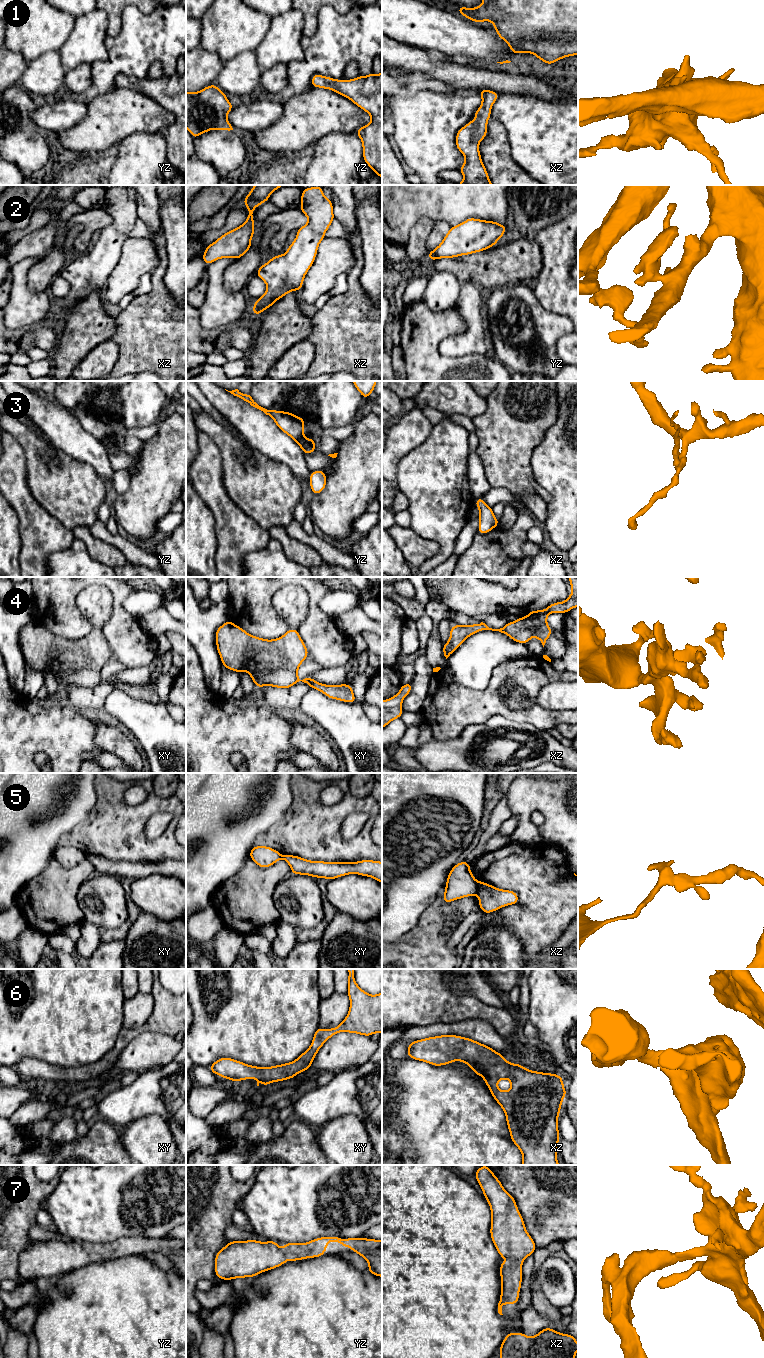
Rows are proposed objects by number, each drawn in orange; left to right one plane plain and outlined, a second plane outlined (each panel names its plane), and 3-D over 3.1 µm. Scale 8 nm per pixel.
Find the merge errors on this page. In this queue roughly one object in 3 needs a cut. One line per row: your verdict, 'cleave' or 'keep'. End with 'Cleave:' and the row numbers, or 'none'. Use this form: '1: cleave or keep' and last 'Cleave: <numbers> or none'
1: keep
2: keep
3: cleave
4: keep
5: cleave
6: keep
7: keep
Cleave: 3, 5

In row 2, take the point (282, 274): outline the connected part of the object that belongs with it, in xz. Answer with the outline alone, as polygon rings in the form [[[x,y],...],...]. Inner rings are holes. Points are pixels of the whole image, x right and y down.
[[[322,186],[302,190],[300,210],[308,217],[308,223],[297,230],[297,236],[285,254],[272,257],[256,272],[267,285],[266,292],[252,308],[256,316],[287,293],[302,289],[318,246],[335,219],[333,203],[324,196]]]

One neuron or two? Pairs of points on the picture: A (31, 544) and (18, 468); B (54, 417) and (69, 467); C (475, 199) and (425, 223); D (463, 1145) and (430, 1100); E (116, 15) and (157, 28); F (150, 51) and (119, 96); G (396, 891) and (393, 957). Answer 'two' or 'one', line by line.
A: one
B: two
C: two
D: one
E: two
F: two
G: two

